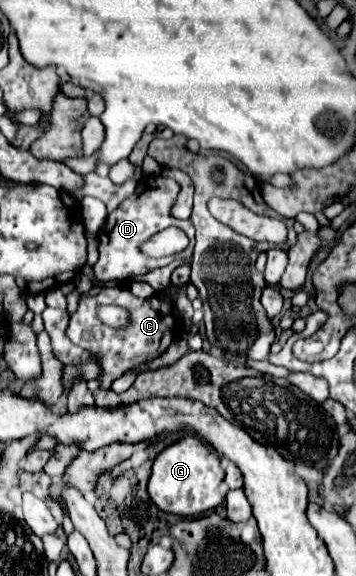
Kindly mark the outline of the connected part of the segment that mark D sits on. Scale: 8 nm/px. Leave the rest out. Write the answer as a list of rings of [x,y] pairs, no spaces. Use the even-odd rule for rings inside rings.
[[[144,175],[136,193],[126,197],[120,207],[108,215],[104,227],[98,231],[98,243],[100,243],[100,259],[98,263],[94,265],[94,273],[96,277],[106,283],[106,281],[126,281],[134,275],[146,275],[148,271],[156,269],[156,267],[164,267],[168,265],[174,257],[162,257],[162,259],[152,259],[148,255],[144,255],[140,251],[140,247],[152,237],[152,233],[158,233],[166,227],[178,227],[182,229],[188,237],[190,237],[190,245],[184,253],[180,253],[180,257],[190,257],[192,255],[192,249],[194,249],[194,225],[192,221],[182,221],[182,219],[176,219],[172,215],[172,207],[178,199],[178,193],[180,193],[180,185],[174,181],[174,179],[168,179],[168,177],[162,177],[162,175]]]

